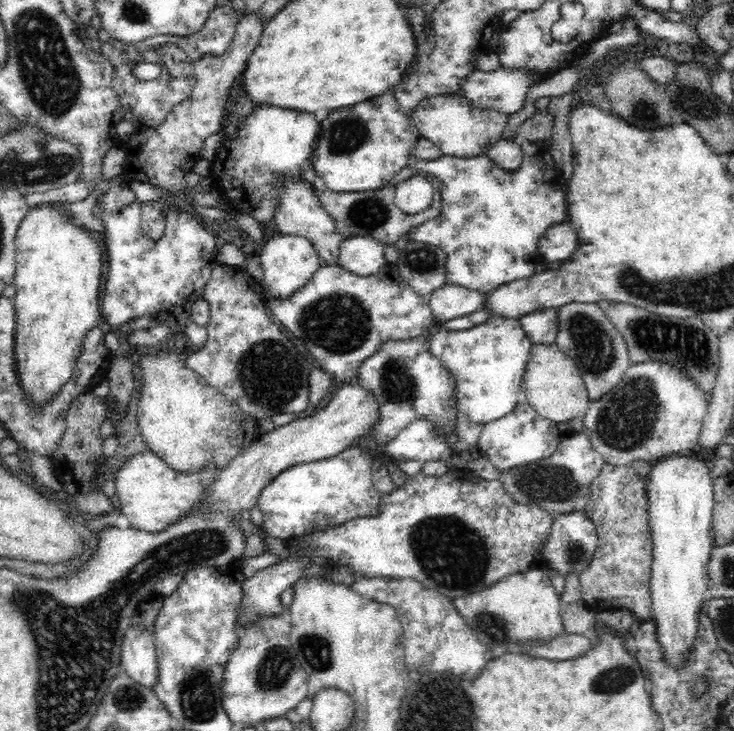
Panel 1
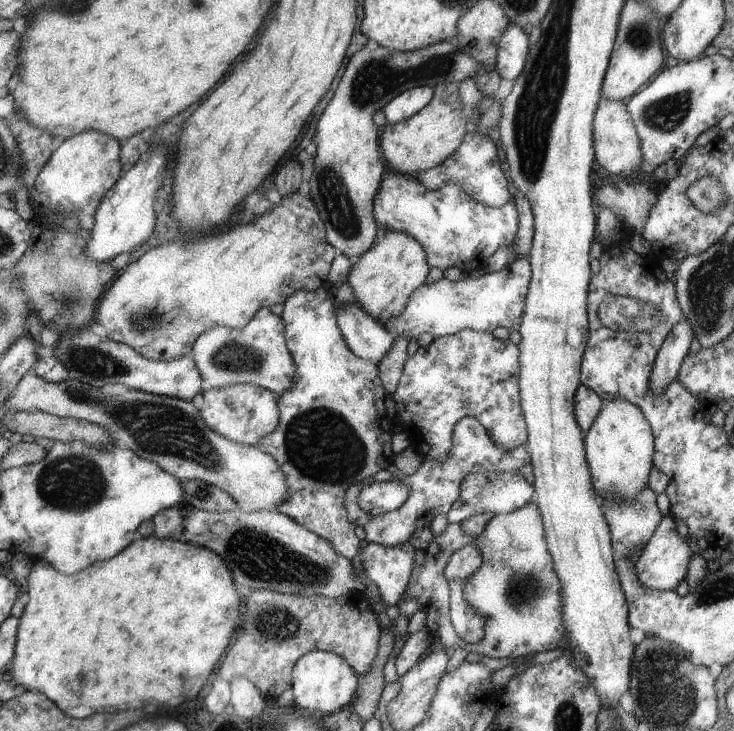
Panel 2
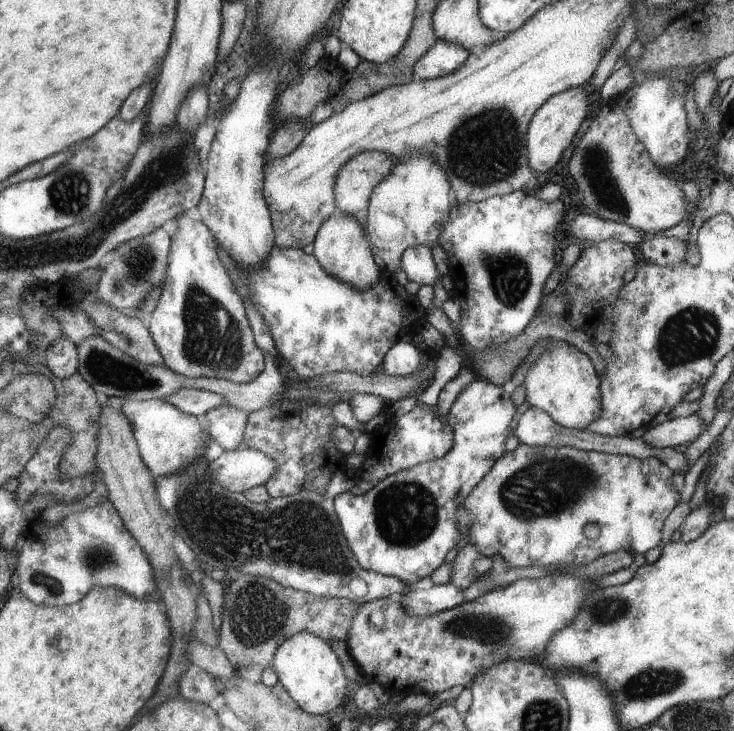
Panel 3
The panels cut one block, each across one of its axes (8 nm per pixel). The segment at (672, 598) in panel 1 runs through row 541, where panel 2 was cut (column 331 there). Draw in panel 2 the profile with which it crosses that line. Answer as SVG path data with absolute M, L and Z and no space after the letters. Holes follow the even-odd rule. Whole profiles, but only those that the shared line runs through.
M310 651L295 664L291 687L293 706L299 711L329 715L344 709L344 706L350 706L358 688L358 676L354 676L354 670L348 666L344 657L326 651Z

